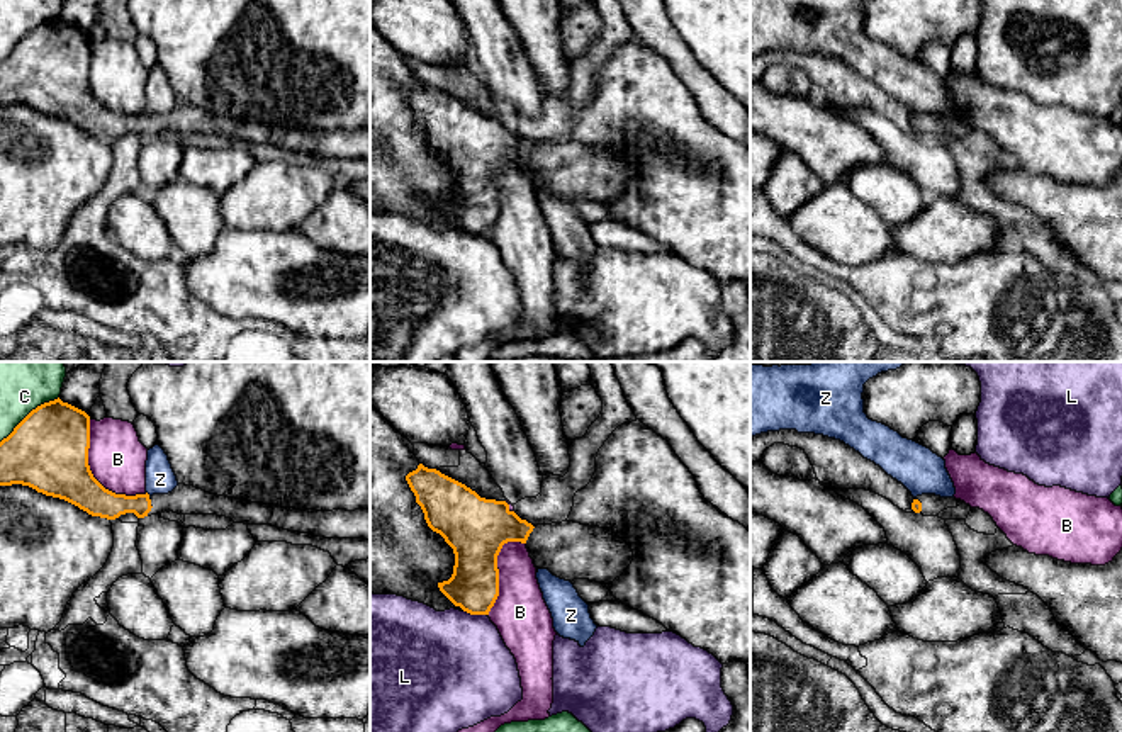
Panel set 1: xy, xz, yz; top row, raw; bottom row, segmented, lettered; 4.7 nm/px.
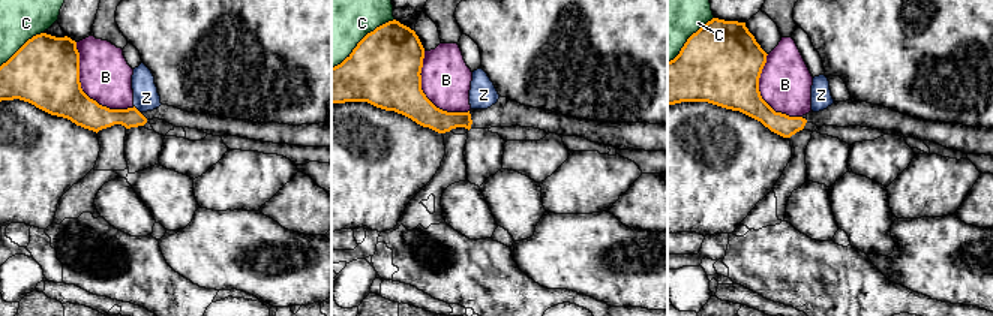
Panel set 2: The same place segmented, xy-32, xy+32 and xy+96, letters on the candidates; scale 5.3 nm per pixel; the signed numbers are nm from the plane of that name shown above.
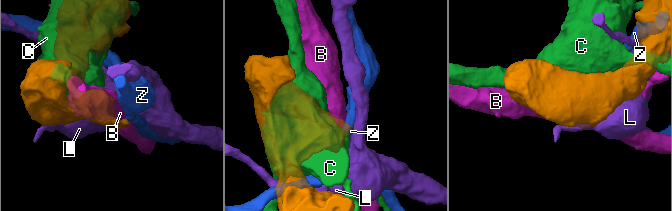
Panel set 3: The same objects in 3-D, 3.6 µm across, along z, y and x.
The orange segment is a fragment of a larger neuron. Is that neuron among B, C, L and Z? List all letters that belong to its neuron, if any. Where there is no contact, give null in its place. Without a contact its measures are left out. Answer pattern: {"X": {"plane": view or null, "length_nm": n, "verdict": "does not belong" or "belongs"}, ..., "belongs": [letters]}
{"B": {"plane": "xy", "length_nm": 440, "verdict": "does not belong"}, "C": {"plane": "xy", "length_nm": 360, "verdict": "does not belong"}, "L": {"plane": "xz", "length_nm": 110, "verdict": "does not belong"}, "Z": {"plane": null, "verdict": "does not belong"}, "belongs": []}

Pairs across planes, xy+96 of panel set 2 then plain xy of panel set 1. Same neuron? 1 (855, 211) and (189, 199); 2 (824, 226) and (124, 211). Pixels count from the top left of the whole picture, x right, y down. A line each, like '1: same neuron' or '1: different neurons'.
1: same neuron
2: same neuron

